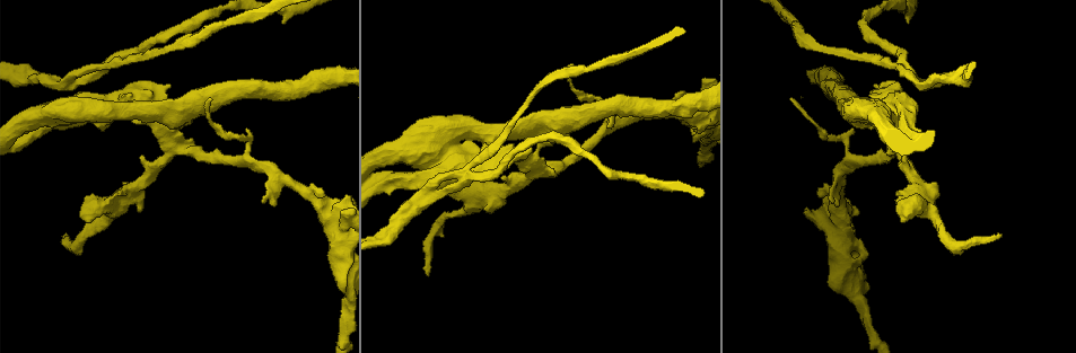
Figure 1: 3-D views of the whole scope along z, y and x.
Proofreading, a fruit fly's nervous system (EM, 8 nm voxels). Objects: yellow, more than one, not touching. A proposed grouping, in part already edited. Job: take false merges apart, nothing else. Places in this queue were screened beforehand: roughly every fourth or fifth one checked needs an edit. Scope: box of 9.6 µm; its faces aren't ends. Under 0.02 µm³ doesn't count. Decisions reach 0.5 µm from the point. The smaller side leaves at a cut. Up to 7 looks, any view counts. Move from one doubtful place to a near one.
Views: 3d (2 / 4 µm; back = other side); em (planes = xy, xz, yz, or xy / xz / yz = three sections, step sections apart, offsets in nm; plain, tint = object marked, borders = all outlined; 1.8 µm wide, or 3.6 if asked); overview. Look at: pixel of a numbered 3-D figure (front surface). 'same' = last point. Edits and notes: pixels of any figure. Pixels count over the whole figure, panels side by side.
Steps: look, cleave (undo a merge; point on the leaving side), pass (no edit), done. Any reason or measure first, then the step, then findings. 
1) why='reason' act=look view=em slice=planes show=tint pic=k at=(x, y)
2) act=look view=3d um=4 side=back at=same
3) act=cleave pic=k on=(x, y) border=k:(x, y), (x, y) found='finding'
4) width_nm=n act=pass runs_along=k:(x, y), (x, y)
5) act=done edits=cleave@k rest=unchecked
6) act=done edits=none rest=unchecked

why='a narrow waist' act=look view=em slice=xy step=4 show=tint pic=1 at=(795, 21)

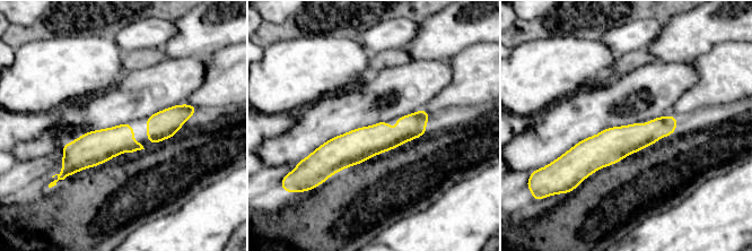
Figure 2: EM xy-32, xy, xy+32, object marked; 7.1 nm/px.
why='cut it another way' act=look view=em slice=planes show=borders at=same

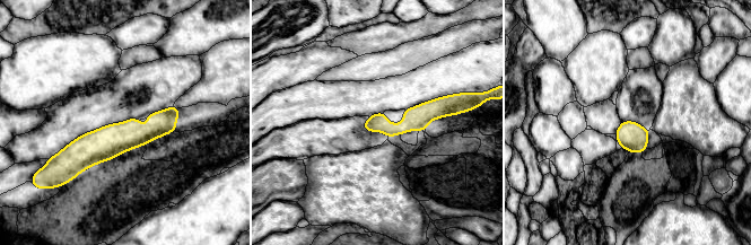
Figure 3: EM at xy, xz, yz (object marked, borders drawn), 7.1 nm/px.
act=pass runs_along=3:(176, 112), (145, 134), (67, 158) found='one cell here'

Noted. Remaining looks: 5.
why='touches itself' act=look view=3d um=2 pic=1 at=(178, 148)

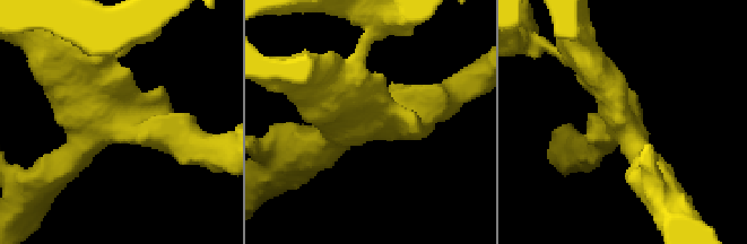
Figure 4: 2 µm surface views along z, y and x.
arms=3 arm_widths_nm=260,280,280 why='now the EM' act=look view=em slice=xy step=16 show=tint pic=4 at=(625, 123)

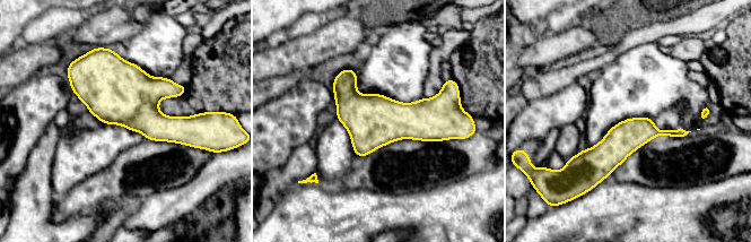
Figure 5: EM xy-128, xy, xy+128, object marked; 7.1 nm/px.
width_nm=200 act=pass runs_along=5:(682, 132), (637, 132), (597, 174) found='all the same cell'

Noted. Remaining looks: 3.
why='closes a loop' act=look view=em slice=planes show=plain pic=1 at=(99, 66)

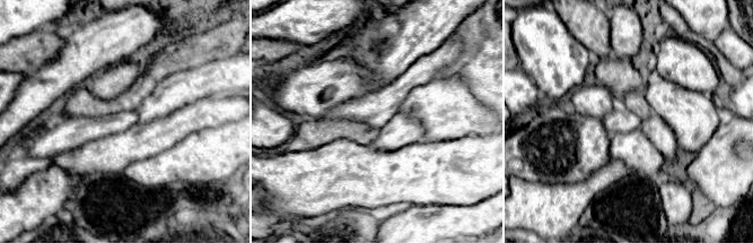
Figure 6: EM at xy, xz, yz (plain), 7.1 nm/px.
why='where the object lies' act=look view=em slice=planes show=tint at=same

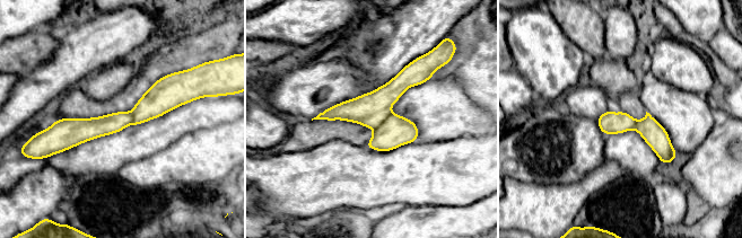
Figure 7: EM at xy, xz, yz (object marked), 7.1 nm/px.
act=pass runs_along=7:(183, 98), (52, 131) found='continuous, no second cell'

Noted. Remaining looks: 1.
act=done edits=none rest=unchecked

